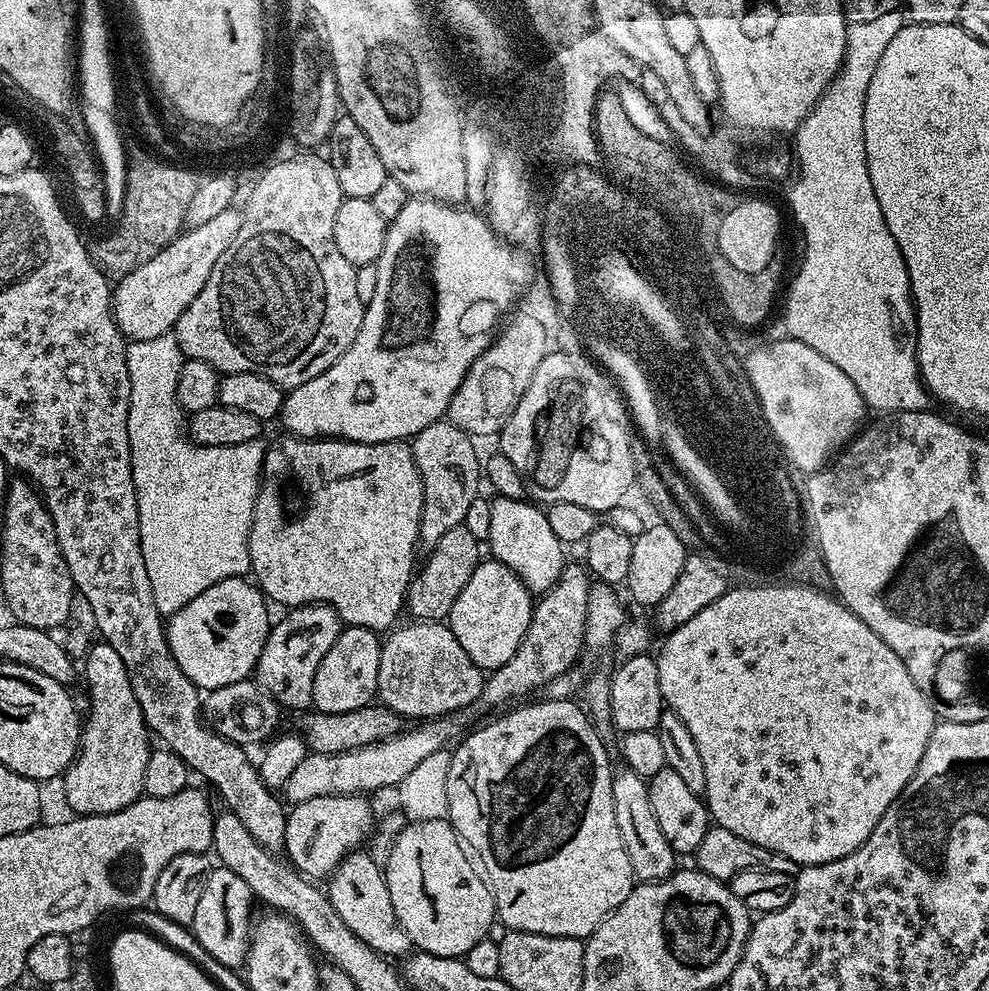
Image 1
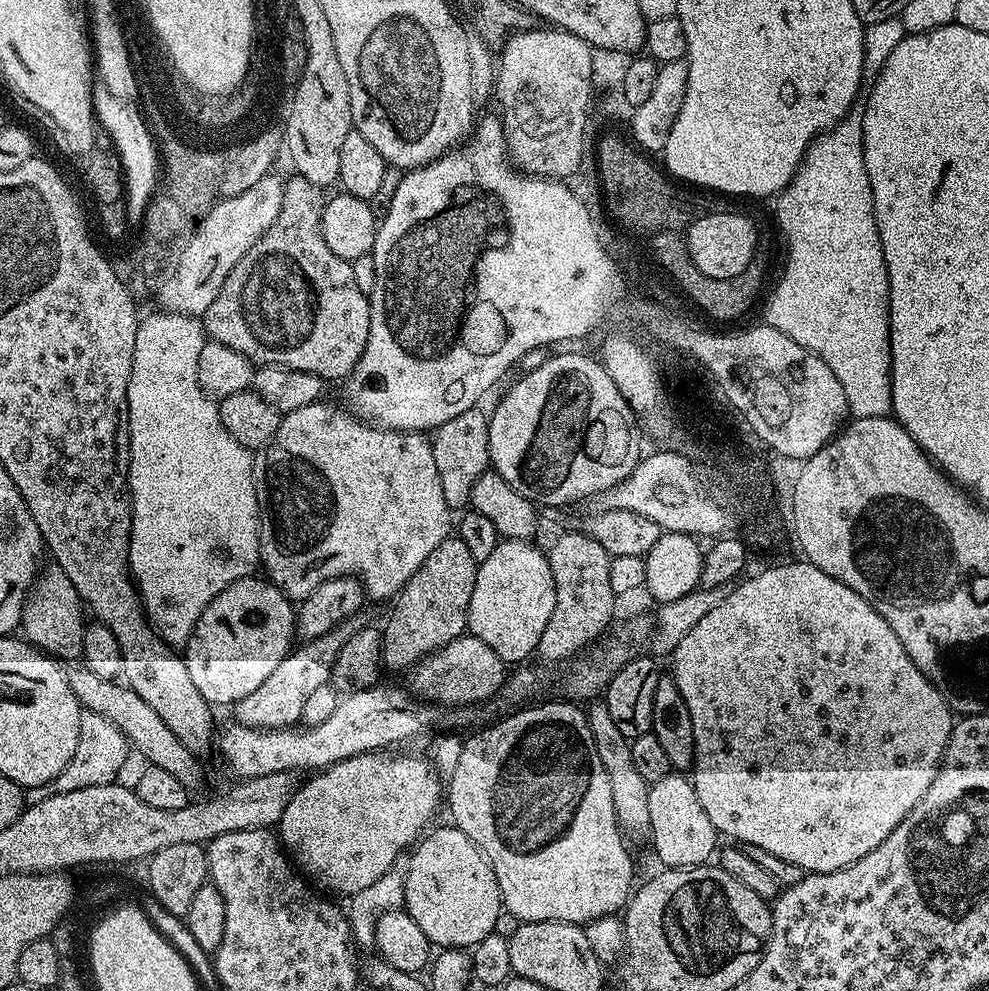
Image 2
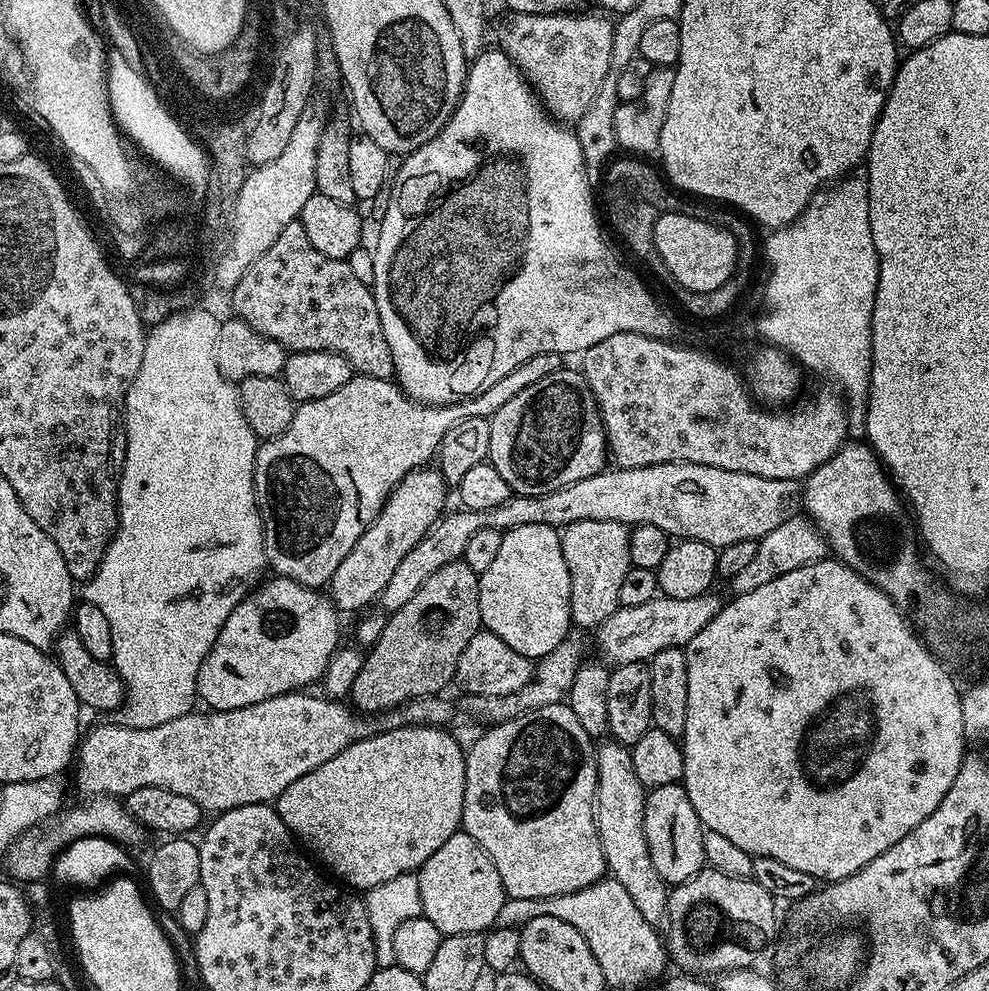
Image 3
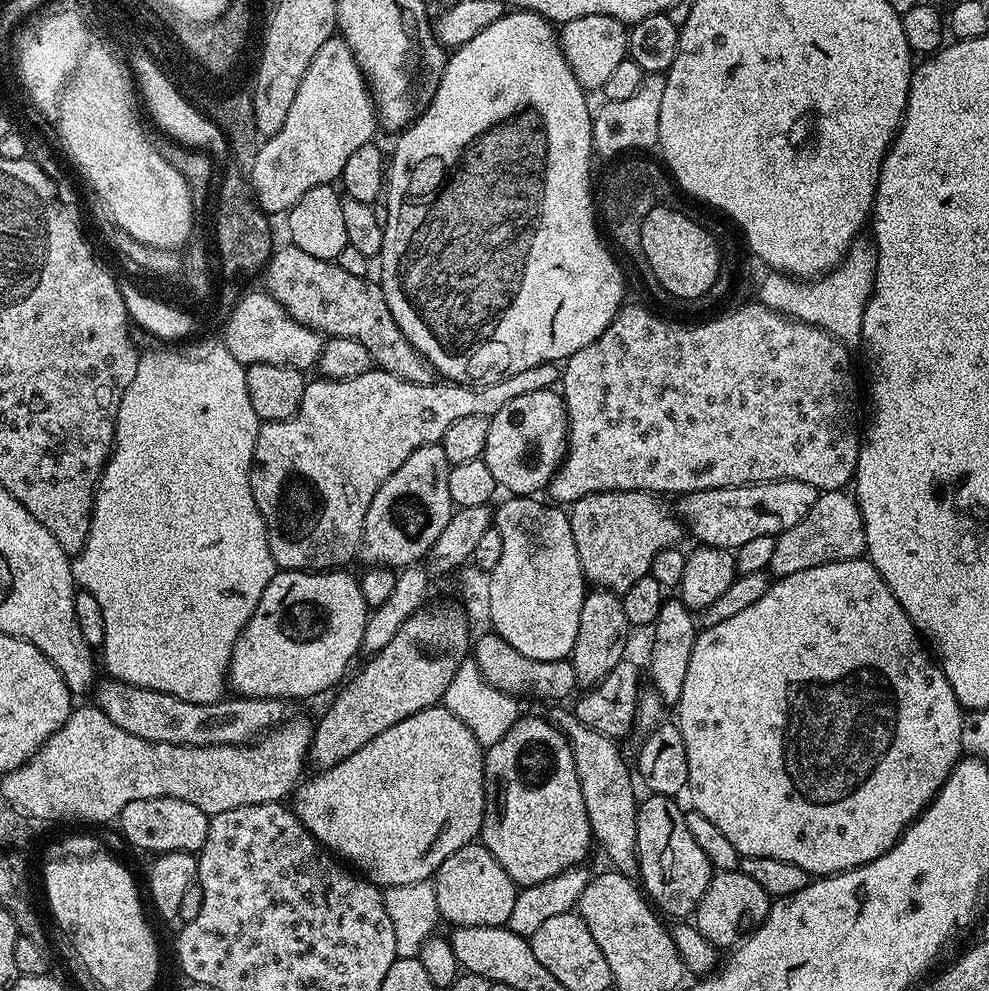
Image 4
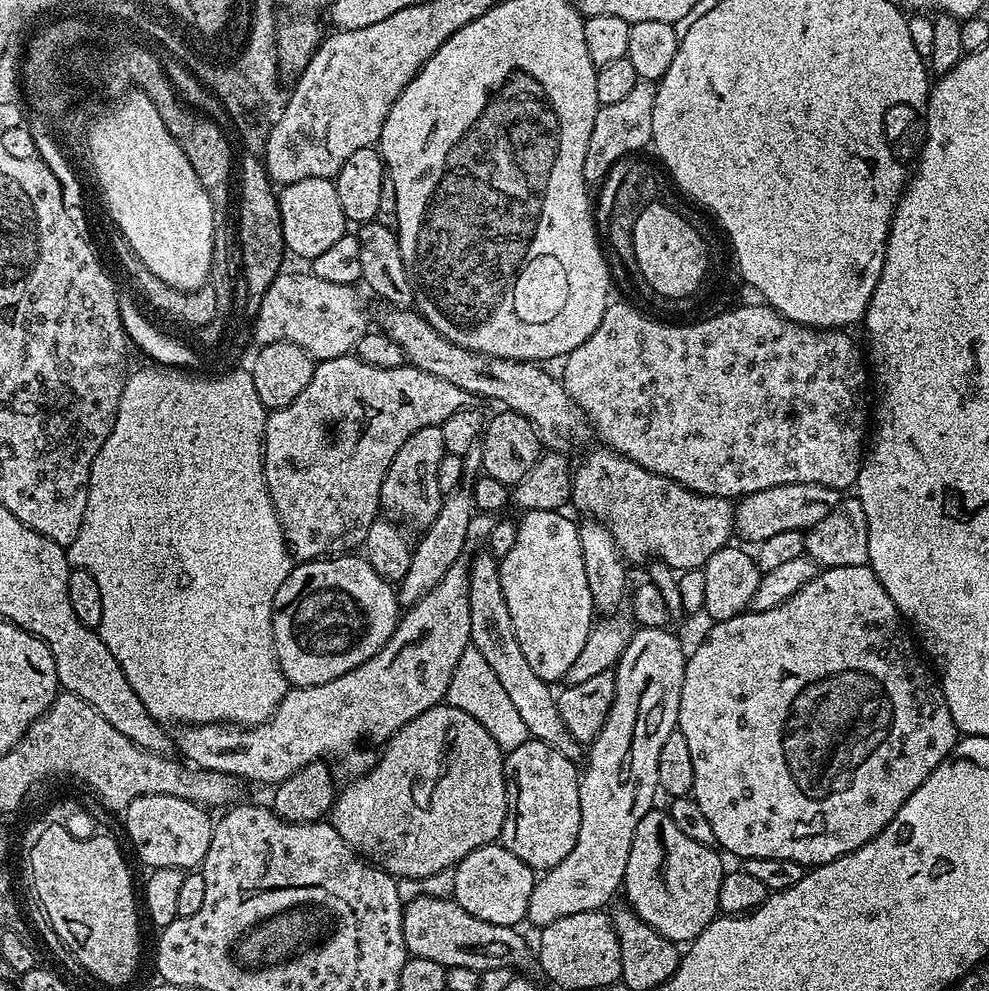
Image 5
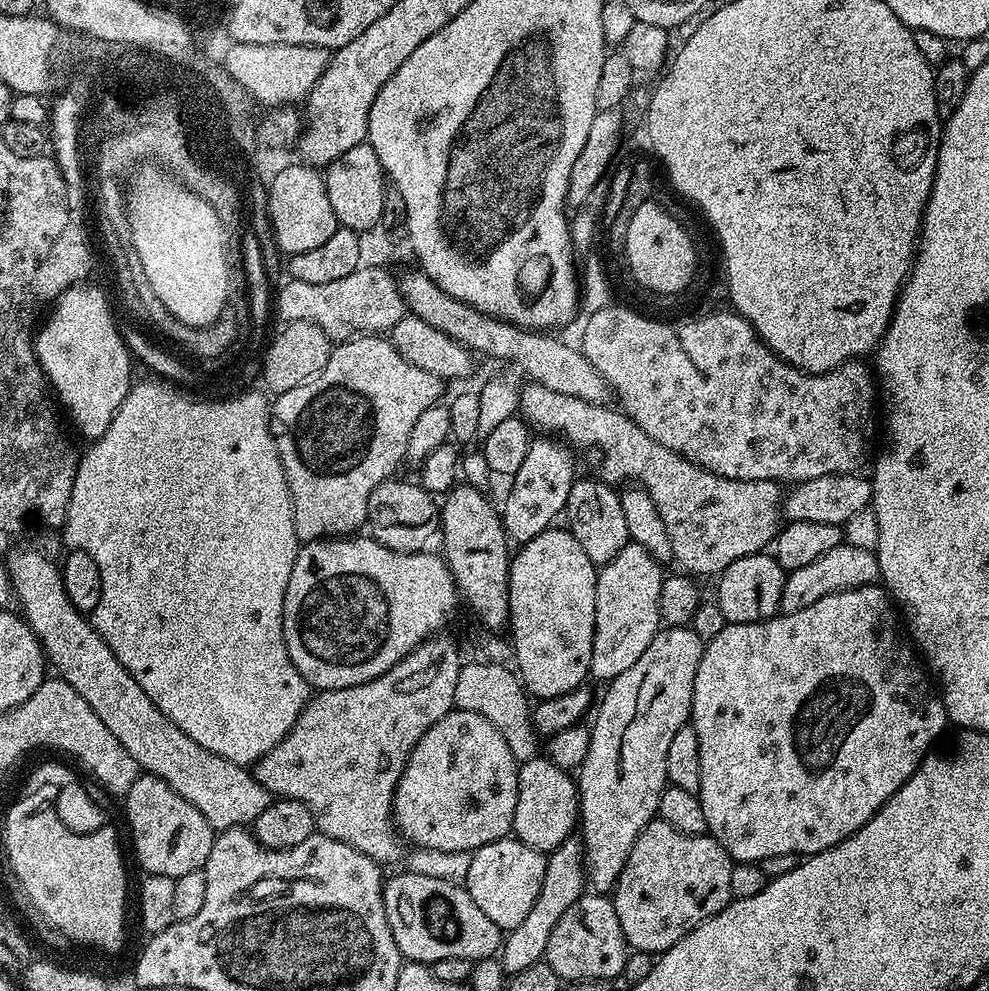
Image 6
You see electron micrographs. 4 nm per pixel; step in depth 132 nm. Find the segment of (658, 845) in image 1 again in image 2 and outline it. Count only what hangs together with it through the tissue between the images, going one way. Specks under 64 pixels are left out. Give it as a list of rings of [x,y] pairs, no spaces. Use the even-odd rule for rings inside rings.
[[[597,698],[591,701],[587,705],[586,715],[590,726],[590,734],[594,734],[594,750],[598,750],[598,758],[602,758],[602,770],[606,770],[606,778],[610,778],[610,795],[614,797],[616,821],[627,835],[629,832],[634,839],[647,841],[652,834],[648,797],[649,783],[642,778],[642,774],[638,774],[638,769],[634,766],[634,757],[630,754],[632,742],[626,738],[626,734],[618,731],[618,725],[614,723],[614,717],[610,714],[610,710],[604,704],[603,699]]]

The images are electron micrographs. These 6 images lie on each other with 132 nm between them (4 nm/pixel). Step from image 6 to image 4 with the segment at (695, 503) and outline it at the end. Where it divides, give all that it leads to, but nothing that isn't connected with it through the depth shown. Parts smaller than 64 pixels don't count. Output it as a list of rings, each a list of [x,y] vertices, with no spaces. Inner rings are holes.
[[[290,242],[285,243],[285,248],[277,247],[273,251],[263,269],[263,278],[268,295],[299,324],[328,338],[341,336],[362,342],[362,346],[370,350],[373,365],[379,371],[394,374],[394,378],[402,378],[402,382],[437,383],[438,377],[432,365],[418,354],[418,350],[414,350],[414,346],[410,346],[406,334],[398,330],[398,322],[394,322],[394,314],[390,314],[390,306],[386,306],[379,283],[372,281],[371,284],[371,279],[342,270],[338,262],[314,258]],[[595,492],[573,502],[567,509],[570,530],[574,530],[574,546],[578,546],[578,558],[582,562],[585,581],[596,588],[623,594],[638,582],[638,578],[649,575],[654,558],[667,548],[677,547],[680,535],[686,528],[681,517],[668,509],[667,499],[650,492]]]

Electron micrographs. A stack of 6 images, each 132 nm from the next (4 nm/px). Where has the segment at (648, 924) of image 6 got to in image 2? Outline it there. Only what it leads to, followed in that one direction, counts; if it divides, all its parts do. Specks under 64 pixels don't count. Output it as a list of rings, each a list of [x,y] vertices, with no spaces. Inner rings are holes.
[[[669,774],[648,785],[650,809],[650,845],[664,868],[698,868],[709,863],[717,851],[718,833],[710,822],[691,779],[684,774]]]

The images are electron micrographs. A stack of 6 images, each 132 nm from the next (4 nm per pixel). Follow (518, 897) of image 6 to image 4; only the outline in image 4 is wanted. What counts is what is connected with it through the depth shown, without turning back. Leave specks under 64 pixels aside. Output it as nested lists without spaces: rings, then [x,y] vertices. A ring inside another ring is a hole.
[[[480,842],[462,846],[462,850],[450,854],[450,858],[446,858],[446,862],[442,862],[442,866],[436,871],[434,885],[439,919],[444,922],[449,920],[450,925],[457,928],[507,925],[510,914],[514,911],[514,898],[518,891],[518,885],[510,878],[510,874],[506,874],[506,870],[502,870],[502,866],[498,866],[494,854],[490,854],[490,850]]]

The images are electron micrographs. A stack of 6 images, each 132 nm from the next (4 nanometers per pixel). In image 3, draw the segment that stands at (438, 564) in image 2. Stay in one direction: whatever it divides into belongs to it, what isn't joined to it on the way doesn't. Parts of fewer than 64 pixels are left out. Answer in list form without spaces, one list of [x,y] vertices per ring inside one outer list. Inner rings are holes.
[[[463,558],[434,570],[434,574],[430,574],[430,578],[426,578],[426,582],[418,586],[414,598],[410,598],[410,602],[406,602],[402,610],[388,616],[378,642],[367,649],[362,670],[358,670],[358,678],[354,678],[350,693],[351,707],[364,714],[380,714],[409,700],[443,693],[443,688],[455,681],[458,658],[462,658],[462,650],[466,650],[470,638],[474,638],[474,634],[481,631],[478,606],[480,591],[482,589],[478,573],[470,570]]]

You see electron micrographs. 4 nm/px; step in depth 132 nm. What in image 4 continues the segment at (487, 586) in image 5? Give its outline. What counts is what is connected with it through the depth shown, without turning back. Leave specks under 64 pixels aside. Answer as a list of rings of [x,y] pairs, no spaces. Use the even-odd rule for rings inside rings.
[[[556,706],[550,713],[550,719],[568,740],[570,750],[574,754],[574,770],[578,770],[578,782],[582,786],[582,802],[586,802],[586,814],[592,827],[592,839],[604,851],[604,856],[609,860],[611,867],[624,876],[635,877],[640,871],[638,862],[638,830],[636,829],[636,810],[638,807],[638,795],[632,789],[632,776],[630,764],[624,761],[620,753],[621,745],[611,740],[606,734],[598,734],[598,730],[590,730],[580,719],[576,717],[575,711],[564,709],[564,706]]]

